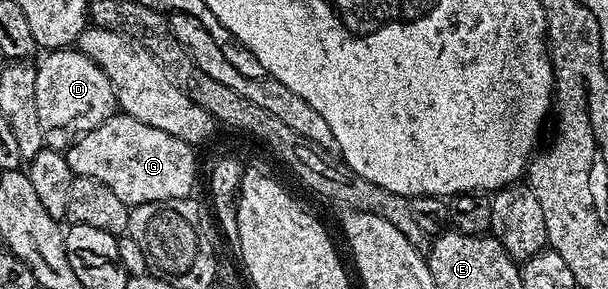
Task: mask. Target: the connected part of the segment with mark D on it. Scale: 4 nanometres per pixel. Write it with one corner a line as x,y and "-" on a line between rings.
78,48
50,50
36,66
34,104
38,104
38,125
42,127
45,147
61,152
80,135
98,128
117,113
116,93
102,68

